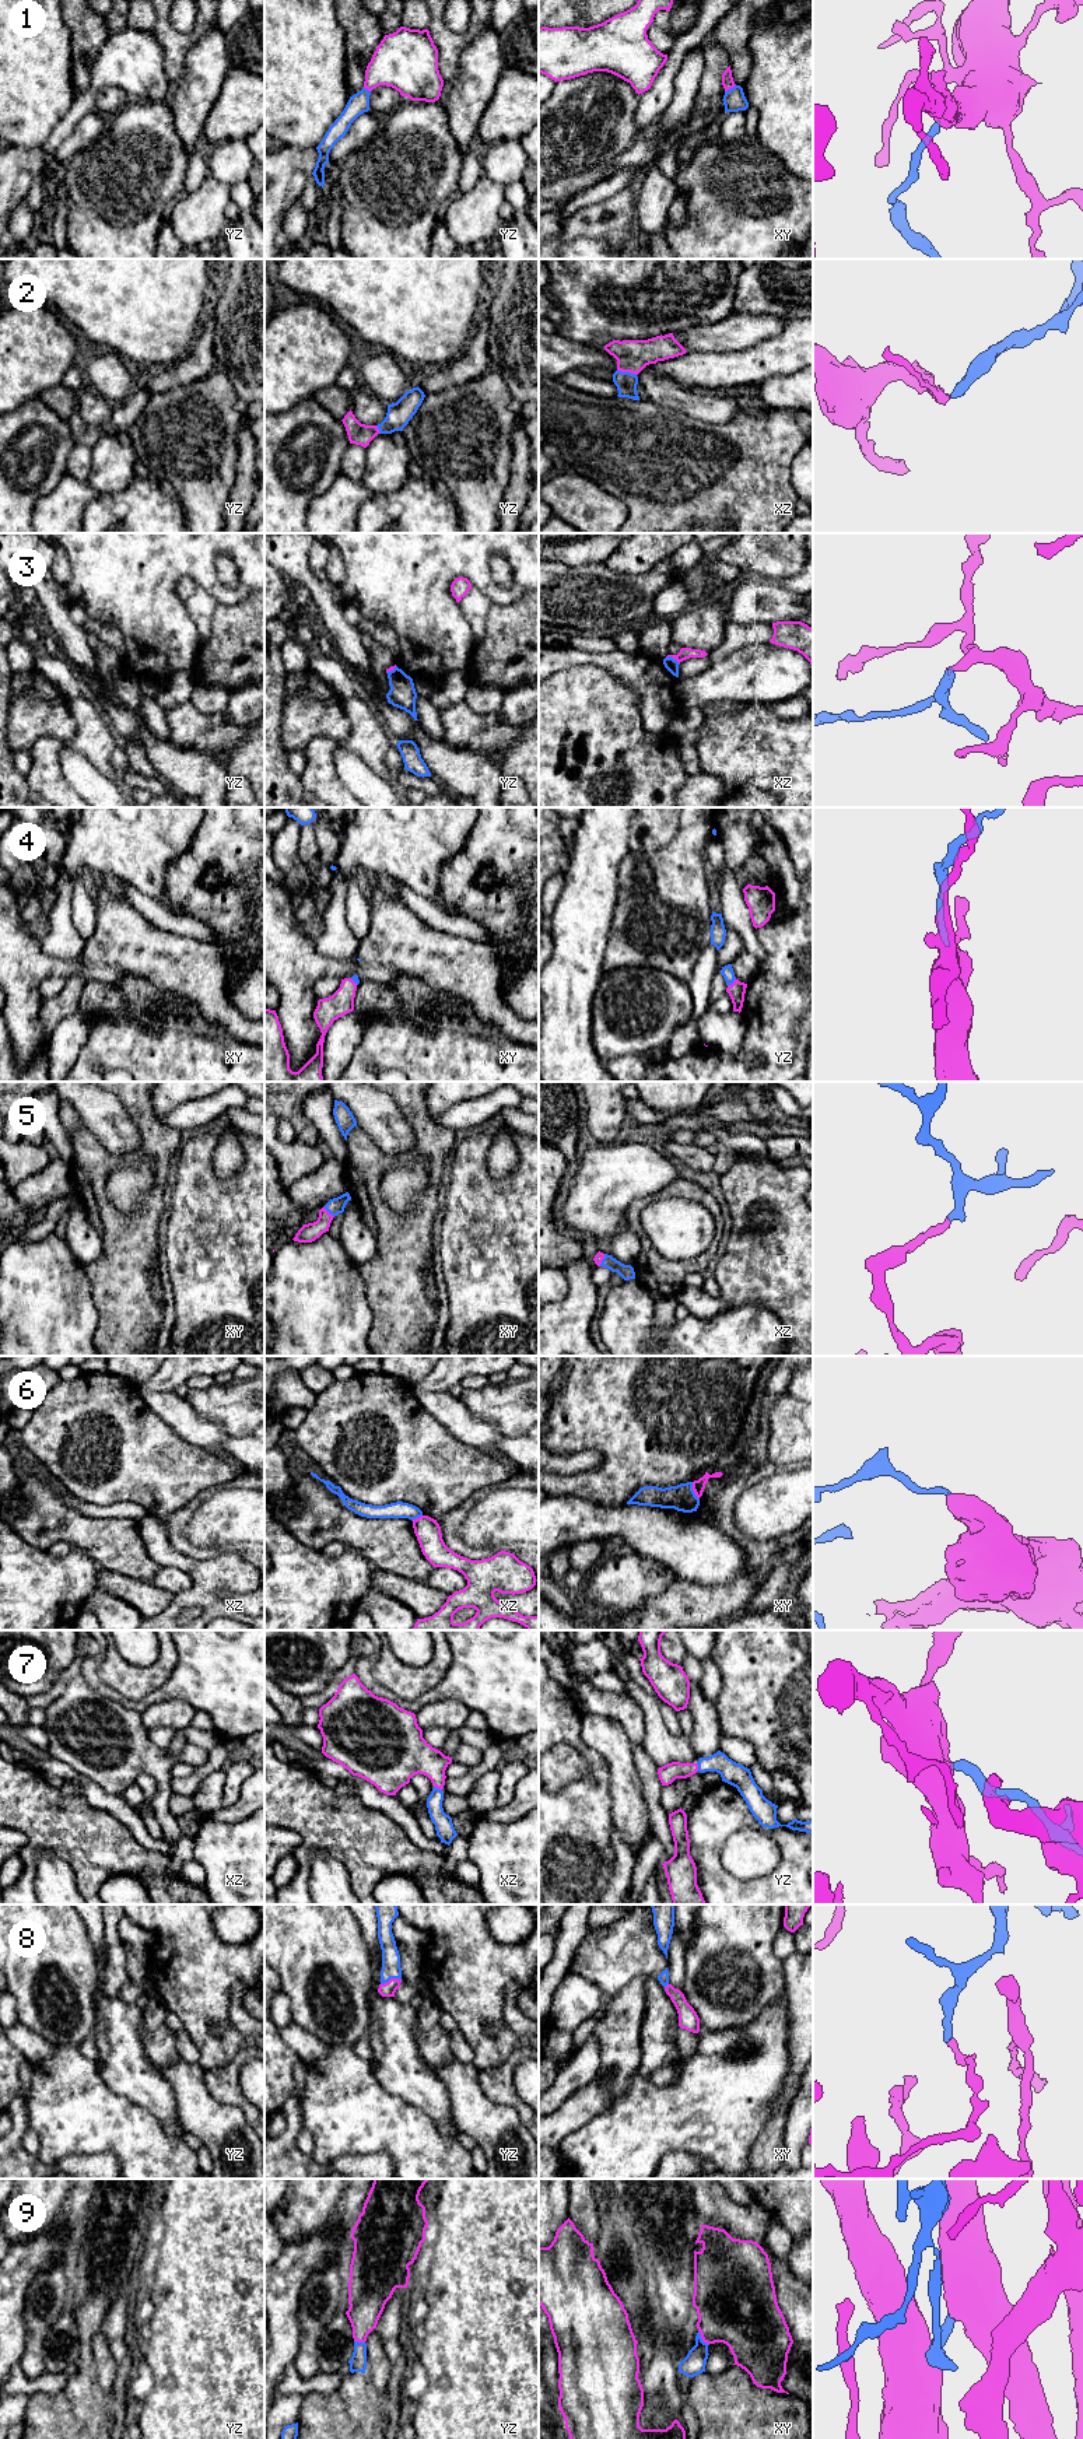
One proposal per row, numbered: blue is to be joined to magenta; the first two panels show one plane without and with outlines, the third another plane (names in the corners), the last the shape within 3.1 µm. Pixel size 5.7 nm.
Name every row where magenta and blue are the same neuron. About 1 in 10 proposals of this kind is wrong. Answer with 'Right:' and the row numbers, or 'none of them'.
Right: 1, 2, 3, 4, 5, 7, 8, 9

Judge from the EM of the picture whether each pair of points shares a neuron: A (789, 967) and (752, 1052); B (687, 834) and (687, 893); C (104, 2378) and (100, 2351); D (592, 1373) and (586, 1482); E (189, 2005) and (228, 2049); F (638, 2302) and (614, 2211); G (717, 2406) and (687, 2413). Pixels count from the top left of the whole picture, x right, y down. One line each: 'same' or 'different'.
A: same
B: same
C: same
D: same
E: same
F: same
G: different

